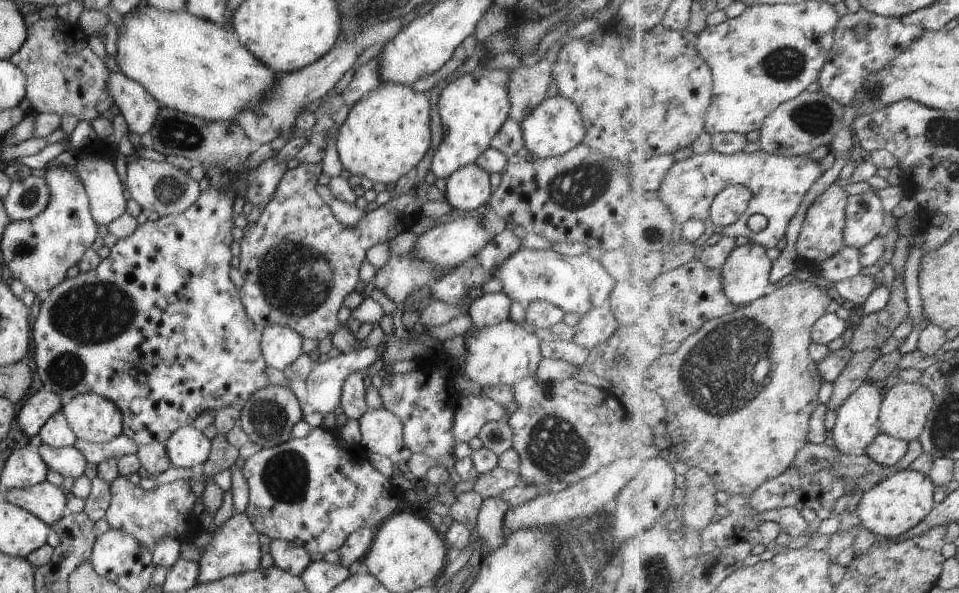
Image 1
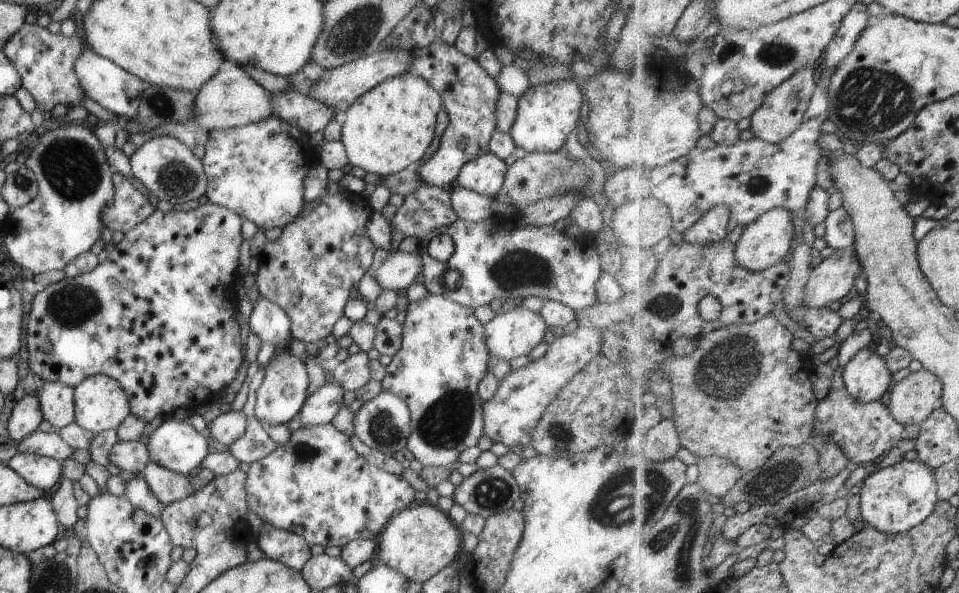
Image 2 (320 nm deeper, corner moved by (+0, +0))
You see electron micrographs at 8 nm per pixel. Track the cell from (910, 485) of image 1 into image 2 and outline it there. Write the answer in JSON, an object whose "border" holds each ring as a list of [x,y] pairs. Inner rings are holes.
{"border":[[[903,459],[877,472],[870,471],[858,495],[862,517],[881,532],[896,535],[923,524],[935,512],[938,482],[935,470],[919,460]]]}

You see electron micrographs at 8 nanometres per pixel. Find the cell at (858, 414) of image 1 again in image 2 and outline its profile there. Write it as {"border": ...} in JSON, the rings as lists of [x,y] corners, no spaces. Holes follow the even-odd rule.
{"border":[[[862,348],[847,363],[844,383],[848,394],[864,403],[879,401],[889,390],[893,378],[885,359],[871,348]]]}

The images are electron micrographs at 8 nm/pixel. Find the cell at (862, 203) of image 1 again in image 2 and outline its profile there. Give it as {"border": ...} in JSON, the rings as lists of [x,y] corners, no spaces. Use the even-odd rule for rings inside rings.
{"border":[[[845,207],[831,211],[825,222],[823,238],[833,249],[848,249],[856,243],[856,232],[851,215]]]}

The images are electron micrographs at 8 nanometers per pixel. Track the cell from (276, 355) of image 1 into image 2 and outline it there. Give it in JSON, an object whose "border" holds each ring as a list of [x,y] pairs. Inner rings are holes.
{"border":[[[261,294],[253,302],[252,311],[248,316],[248,326],[250,332],[256,334],[262,342],[273,342],[275,346],[291,337],[287,314]]]}

